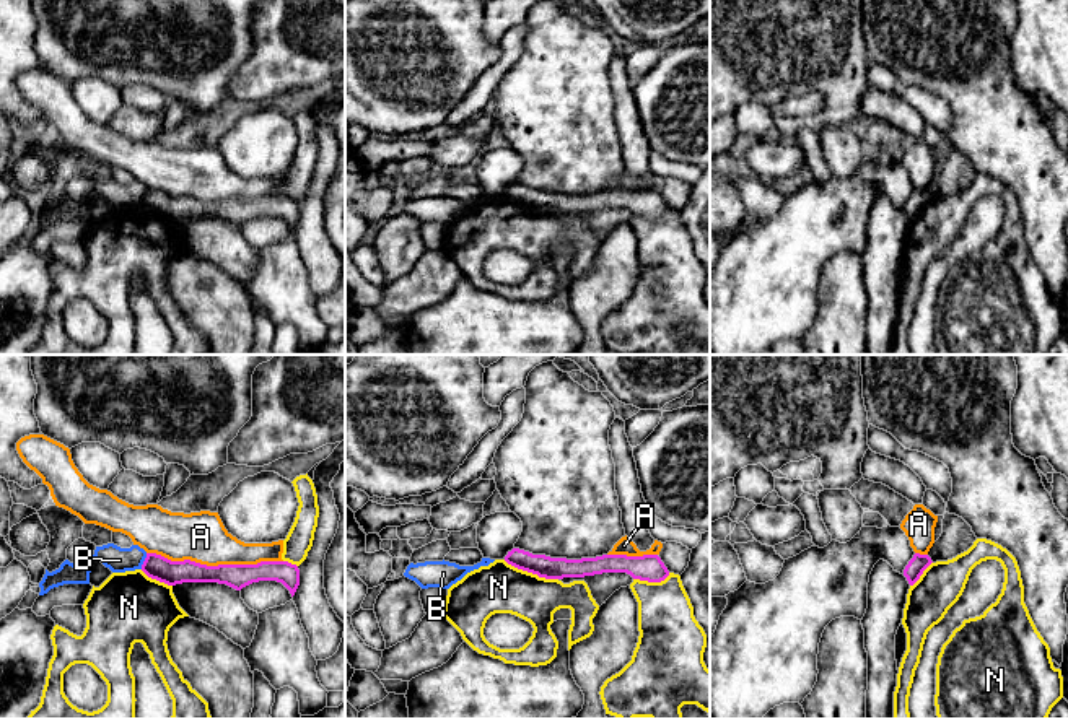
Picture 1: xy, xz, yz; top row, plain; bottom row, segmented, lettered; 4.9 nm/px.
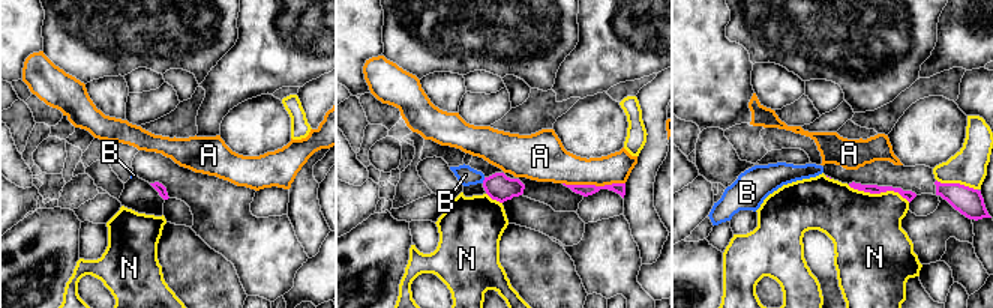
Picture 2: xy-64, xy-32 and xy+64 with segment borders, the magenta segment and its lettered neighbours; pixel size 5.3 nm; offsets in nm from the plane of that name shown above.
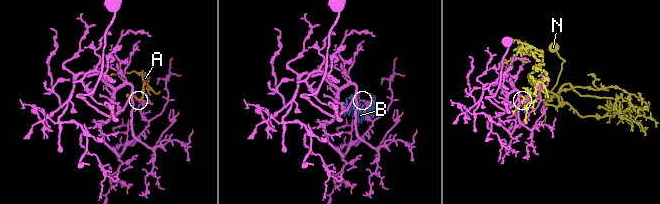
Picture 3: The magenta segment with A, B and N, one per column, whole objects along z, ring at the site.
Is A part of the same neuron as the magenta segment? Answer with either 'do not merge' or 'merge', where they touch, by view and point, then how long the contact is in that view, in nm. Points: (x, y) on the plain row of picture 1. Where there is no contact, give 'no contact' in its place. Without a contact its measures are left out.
do not merge; contact xy (215, 202); length 650 nm

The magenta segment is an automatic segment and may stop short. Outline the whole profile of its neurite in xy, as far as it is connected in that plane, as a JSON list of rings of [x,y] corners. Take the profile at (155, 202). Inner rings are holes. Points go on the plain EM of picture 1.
[[[147,189],[142,207],[160,218],[176,221],[182,218],[218,218],[236,226],[259,218],[282,218],[295,231],[300,221],[300,205],[288,197],[260,197],[257,200],[207,202],[190,195],[171,197],[156,189]]]

